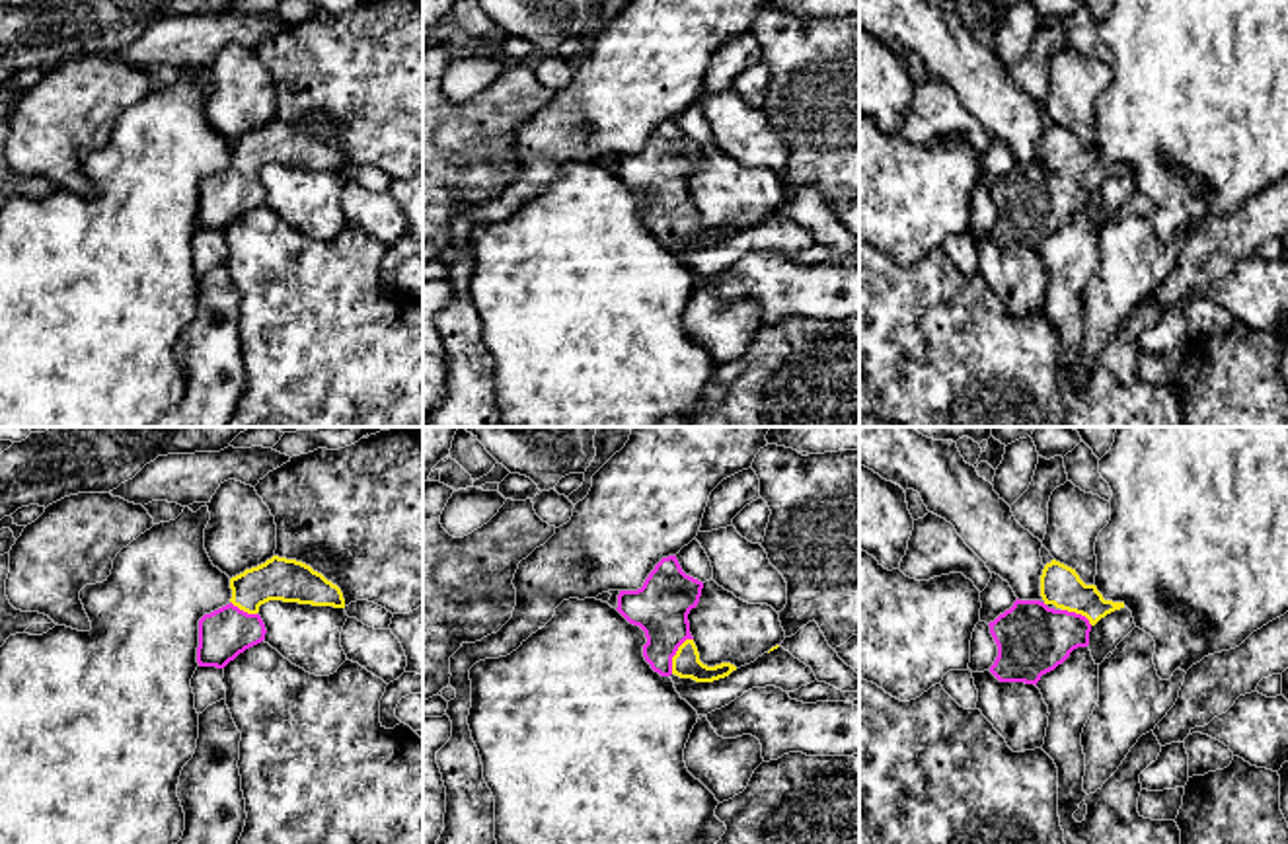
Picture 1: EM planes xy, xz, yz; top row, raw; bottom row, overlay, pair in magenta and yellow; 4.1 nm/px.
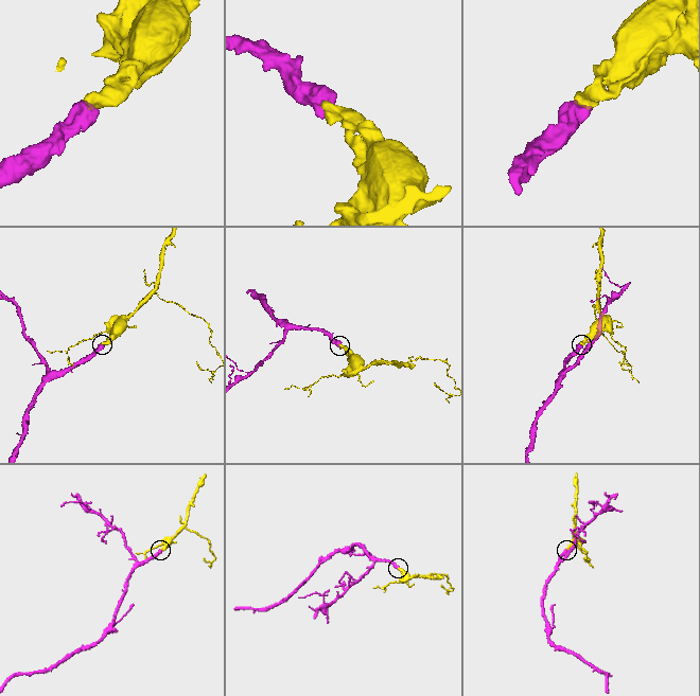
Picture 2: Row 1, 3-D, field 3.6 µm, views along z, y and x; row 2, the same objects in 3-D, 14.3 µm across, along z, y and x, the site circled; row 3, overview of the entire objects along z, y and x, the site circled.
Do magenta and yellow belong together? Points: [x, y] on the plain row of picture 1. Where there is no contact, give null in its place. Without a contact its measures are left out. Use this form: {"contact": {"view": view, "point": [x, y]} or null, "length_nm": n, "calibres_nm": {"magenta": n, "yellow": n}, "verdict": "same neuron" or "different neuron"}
{"contact": {"view": "xz", "point": [675, 217]}, "length_nm": 180, "calibres_nm": {"magenta": 240, "yellow": 120}, "verdict": "same neuron"}

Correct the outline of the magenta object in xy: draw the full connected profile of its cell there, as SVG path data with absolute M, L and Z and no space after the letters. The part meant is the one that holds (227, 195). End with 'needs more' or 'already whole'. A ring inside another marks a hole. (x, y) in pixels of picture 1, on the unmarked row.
M273 119L230 142L226 170L199 183L199 230L224 232L246 212L265 203L259 170L269 164L345 172L343 156L310 129Z | needs more

